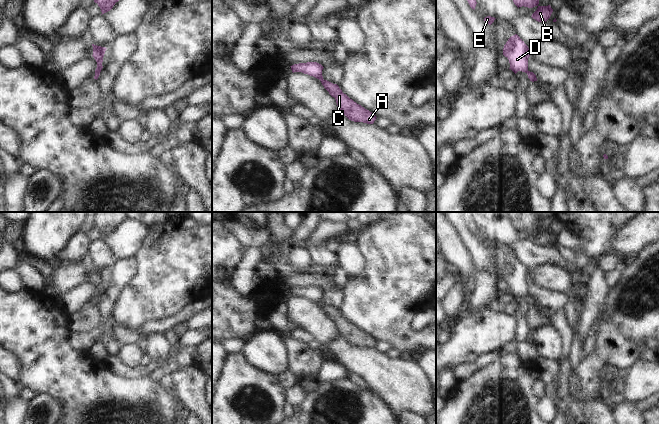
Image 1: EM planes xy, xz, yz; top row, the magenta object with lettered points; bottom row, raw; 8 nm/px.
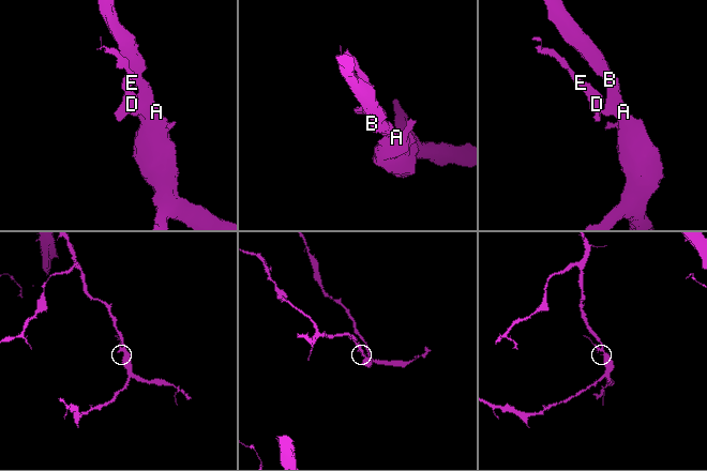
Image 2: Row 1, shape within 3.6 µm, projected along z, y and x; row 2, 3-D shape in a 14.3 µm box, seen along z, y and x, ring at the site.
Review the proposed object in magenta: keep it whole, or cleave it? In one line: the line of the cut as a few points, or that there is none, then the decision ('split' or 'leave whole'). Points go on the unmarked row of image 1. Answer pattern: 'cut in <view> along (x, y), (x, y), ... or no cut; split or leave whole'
cut in xz along (322, 302), (320, 304); split

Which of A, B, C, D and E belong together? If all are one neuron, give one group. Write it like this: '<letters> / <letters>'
A B C / D E

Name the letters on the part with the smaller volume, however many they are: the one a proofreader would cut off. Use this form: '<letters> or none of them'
D, E

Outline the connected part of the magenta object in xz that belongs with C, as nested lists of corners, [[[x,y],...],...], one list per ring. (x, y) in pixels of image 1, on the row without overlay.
[[[324,303],[320,305],[329,318],[335,322],[340,337],[354,346],[374,347],[377,341],[369,334],[350,323],[342,316],[337,308],[333,308]]]

